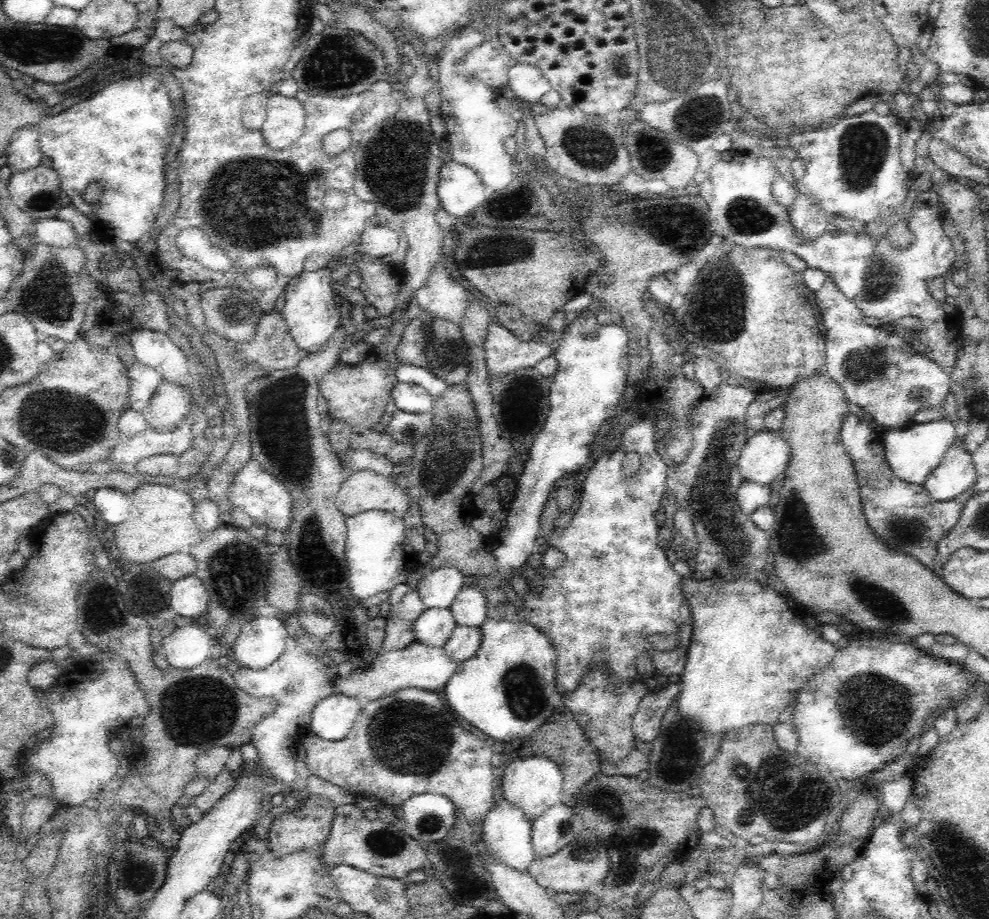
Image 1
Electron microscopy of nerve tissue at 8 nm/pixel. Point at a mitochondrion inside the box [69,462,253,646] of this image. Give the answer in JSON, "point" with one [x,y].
{"point":[91,615]}

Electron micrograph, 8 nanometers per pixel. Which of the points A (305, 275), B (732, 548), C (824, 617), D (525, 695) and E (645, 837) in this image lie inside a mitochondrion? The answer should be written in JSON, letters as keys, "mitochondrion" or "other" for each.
{"A":"other","B":"mitochondrion","C":"other","D":"mitochondrion","E":"other"}

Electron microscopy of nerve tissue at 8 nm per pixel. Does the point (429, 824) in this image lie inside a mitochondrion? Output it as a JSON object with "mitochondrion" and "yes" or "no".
{"mitochondrion":"yes"}

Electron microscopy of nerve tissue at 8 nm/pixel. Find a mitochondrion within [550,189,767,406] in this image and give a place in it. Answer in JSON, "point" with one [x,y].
{"point":[723,319]}

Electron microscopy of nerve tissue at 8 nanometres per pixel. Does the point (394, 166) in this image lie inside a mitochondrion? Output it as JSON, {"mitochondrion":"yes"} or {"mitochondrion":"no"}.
{"mitochondrion":"yes"}

